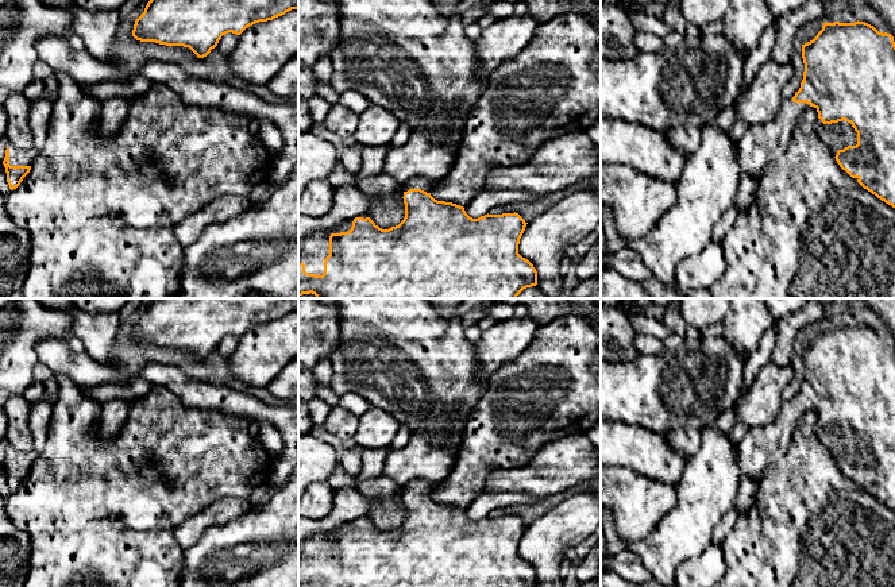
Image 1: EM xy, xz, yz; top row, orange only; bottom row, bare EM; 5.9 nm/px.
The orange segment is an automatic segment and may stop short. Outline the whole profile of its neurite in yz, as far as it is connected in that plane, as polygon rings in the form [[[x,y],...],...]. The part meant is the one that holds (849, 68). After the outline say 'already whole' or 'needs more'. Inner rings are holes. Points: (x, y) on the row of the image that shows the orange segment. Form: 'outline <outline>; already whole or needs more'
outline [[[855,22],[855,23],[823,23],[822,30],[817,34],[817,36],[802,45],[802,58],[805,63],[803,80],[801,82],[799,90],[795,93],[792,99],[784,99],[782,107],[776,115],[776,117],[769,121],[768,124],[752,125],[749,127],[742,138],[737,142],[737,155],[738,155],[738,165],[741,169],[741,175],[747,174],[752,178],[760,178],[764,173],[765,167],[769,166],[774,161],[780,158],[788,148],[791,134],[795,127],[796,119],[801,113],[809,108],[814,107],[818,112],[818,124],[817,131],[821,140],[828,140],[830,143],[829,148],[834,155],[837,163],[842,170],[845,170],[852,178],[856,178],[857,182],[875,194],[877,198],[884,201],[886,204],[895,208],[895,42],[894,36],[887,32],[879,32],[873,26],[865,22]]]; needs more

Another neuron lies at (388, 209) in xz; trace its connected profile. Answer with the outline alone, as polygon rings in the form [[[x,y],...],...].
[[[381,173],[363,178],[355,186],[371,198],[367,208],[370,219],[382,229],[398,225],[405,217],[404,193],[391,177]]]

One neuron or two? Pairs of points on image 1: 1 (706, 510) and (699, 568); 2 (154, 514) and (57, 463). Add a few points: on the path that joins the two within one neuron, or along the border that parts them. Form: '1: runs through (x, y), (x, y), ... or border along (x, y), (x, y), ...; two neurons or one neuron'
1: border along (713, 541), (699, 553), (686, 559), (675, 572); two neurons
2: runs through (130, 509), (108, 509), (81, 482); one neuron

